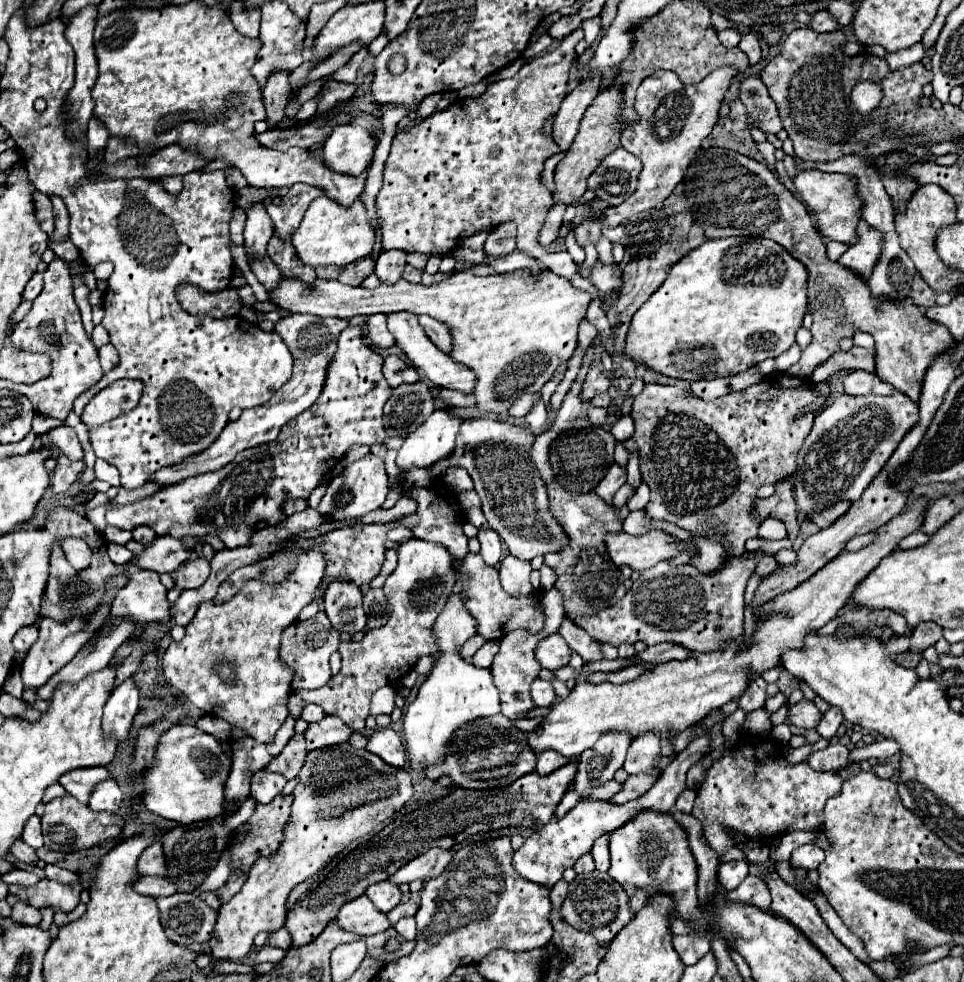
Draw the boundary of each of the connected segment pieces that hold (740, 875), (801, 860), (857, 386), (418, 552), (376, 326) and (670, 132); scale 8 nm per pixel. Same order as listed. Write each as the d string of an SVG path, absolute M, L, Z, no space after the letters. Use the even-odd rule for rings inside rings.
M734 860L720 864L718 868L718 882L724 890L734 890L744 878L748 876L748 862L746 860Z
M804 844L792 852L790 866L792 868L804 868L804 870L814 870L822 864L824 860L824 850L814 846L814 844Z
M854 370L844 378L844 392L850 396L866 396L866 394L890 396L894 388L890 384L884 384L876 374Z
M416 538L408 540L398 548L398 566L388 576L384 592L388 596L392 614L388 624L378 630L370 630L362 640L342 642L342 670L332 676L318 690L298 690L290 694L288 710L292 716L300 718L300 712L306 704L318 704L330 716L342 718L352 730L362 732L364 720L370 714L372 694L382 686L392 686L400 682L424 654L436 654L436 642L432 636L432 624L442 612L450 590L454 586L454 568L448 550L440 544L420 542ZM406 666L406 670L404 670Z
M374 314L370 316L366 328L368 328L368 338L376 348L390 348L394 346L394 336L388 332L386 326L388 314Z
M722 66L696 86L680 86L674 72L654 72L640 84L636 94L636 112L640 114L640 122L628 126L622 132L622 148L640 158L640 162L644 164L640 186L620 206L608 208L598 218L600 224L616 226L638 212L660 206L672 194L672 190L684 180L686 168L690 166L694 154L700 150L702 140L718 122L722 100L736 76L736 66Z

